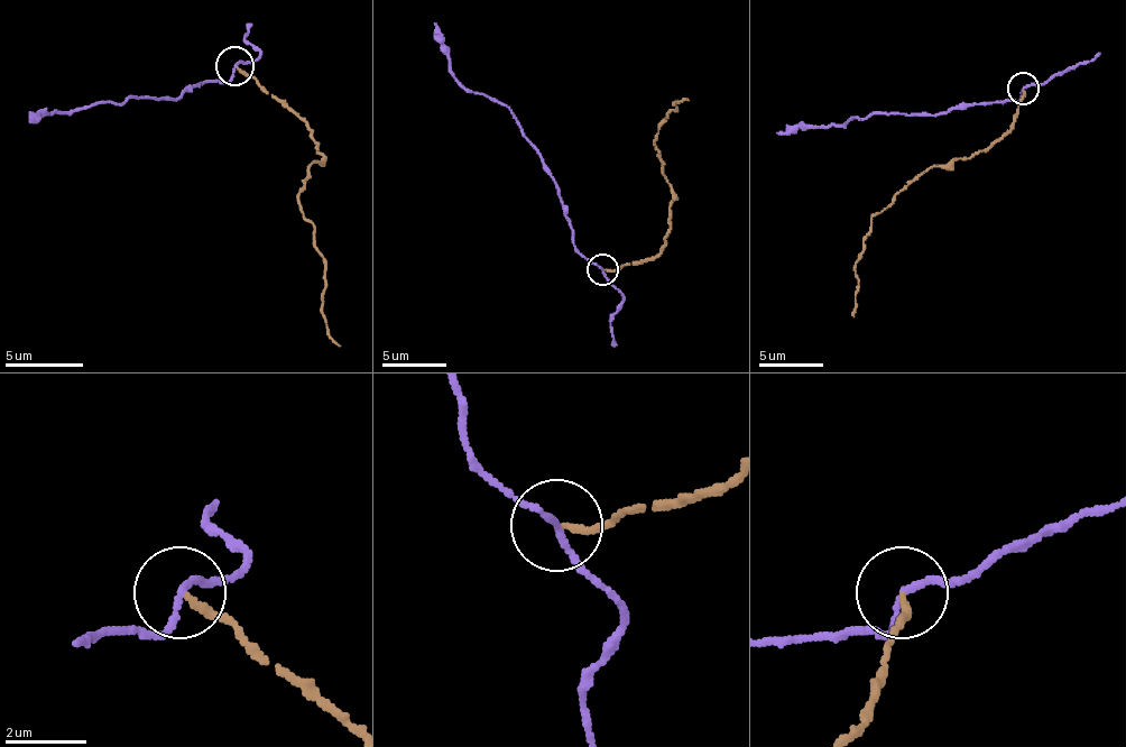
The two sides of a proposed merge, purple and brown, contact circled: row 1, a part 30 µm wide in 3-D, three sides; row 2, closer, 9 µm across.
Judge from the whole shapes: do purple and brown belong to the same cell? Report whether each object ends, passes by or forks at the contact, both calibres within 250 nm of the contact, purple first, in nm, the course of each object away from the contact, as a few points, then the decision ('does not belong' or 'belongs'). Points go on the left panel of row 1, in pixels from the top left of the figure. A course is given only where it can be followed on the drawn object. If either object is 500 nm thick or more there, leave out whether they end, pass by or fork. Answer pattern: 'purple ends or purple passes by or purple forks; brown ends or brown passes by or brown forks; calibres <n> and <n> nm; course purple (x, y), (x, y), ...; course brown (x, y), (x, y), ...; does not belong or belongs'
purple passes by; brown ends; calibres 140 and 180 nm; course purple (236, 67), (223, 83), (200, 83), (177, 99), (114, 102), (47, 114), (28, 122); course brown (236, 67), (317, 141), (322, 157), (298, 208), (325, 283), (322, 317), (341, 346); does not belong

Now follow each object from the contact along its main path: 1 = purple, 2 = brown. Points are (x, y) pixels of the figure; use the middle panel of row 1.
1: (603, 270), (578, 251), (574, 229), (540, 148), (504, 104), (469, 91), (453, 75), (450, 49), (433, 24)
2: (603, 270), (651, 260), (670, 232), (673, 193), (654, 136), (676, 101), (673, 104), (690, 101)

